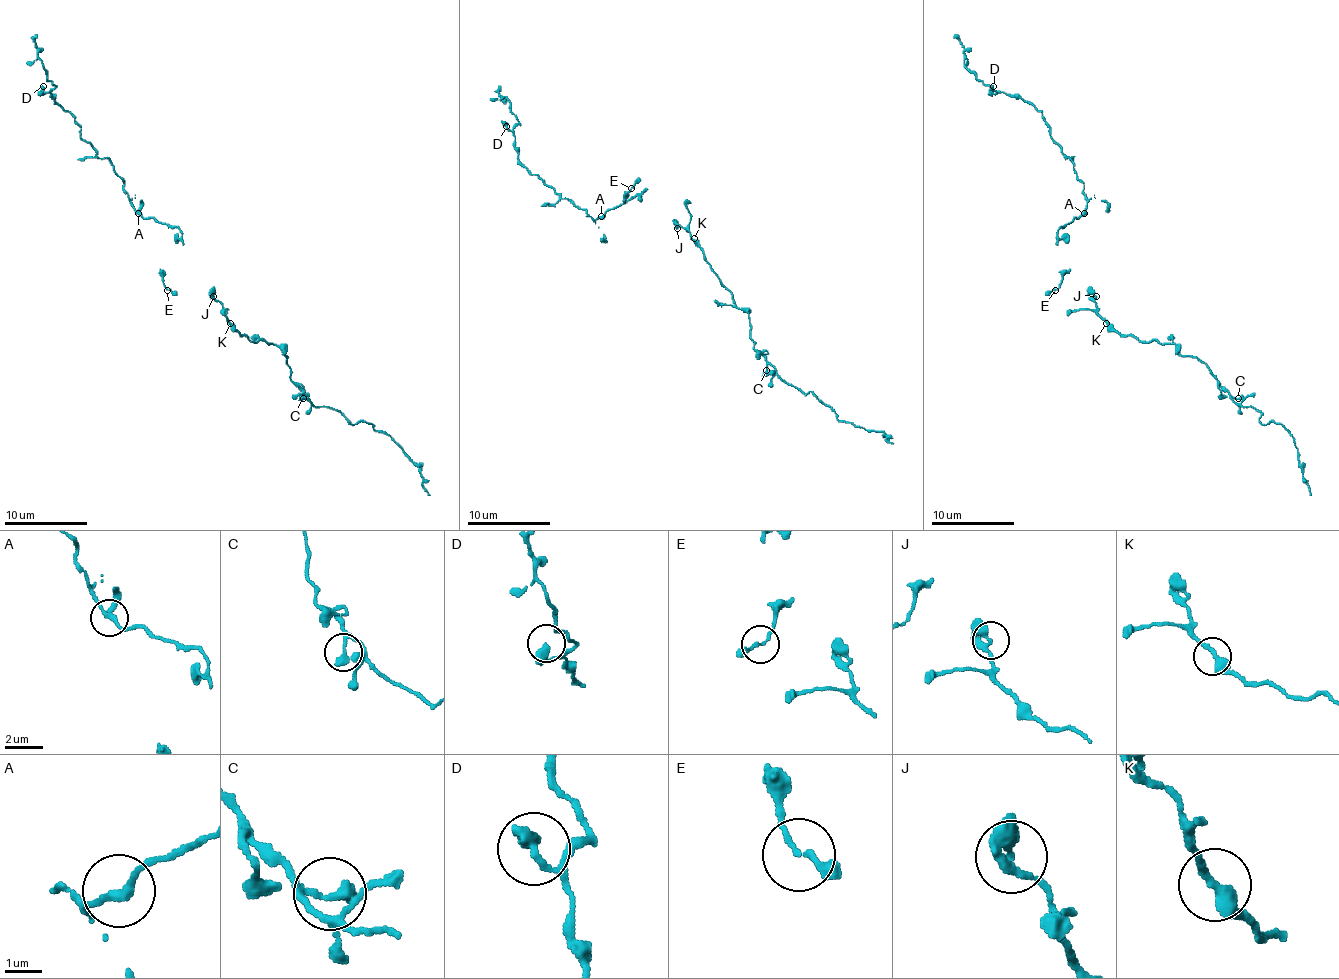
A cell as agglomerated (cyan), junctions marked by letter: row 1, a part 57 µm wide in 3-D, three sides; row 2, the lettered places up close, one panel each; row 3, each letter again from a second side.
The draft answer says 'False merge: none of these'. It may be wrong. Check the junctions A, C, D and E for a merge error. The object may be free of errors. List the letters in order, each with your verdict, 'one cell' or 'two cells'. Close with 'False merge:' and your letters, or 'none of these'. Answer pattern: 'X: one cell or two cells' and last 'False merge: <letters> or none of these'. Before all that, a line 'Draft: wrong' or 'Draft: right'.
Draft: right
A: one cell
C: one cell
D: one cell
E: one cell
False merge: none of these

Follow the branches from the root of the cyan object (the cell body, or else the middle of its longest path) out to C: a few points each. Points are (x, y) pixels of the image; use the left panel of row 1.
C: (213, 292), (226, 319), (241, 334), (280, 348), (291, 369), (291, 380), (301, 388), (303, 398)

